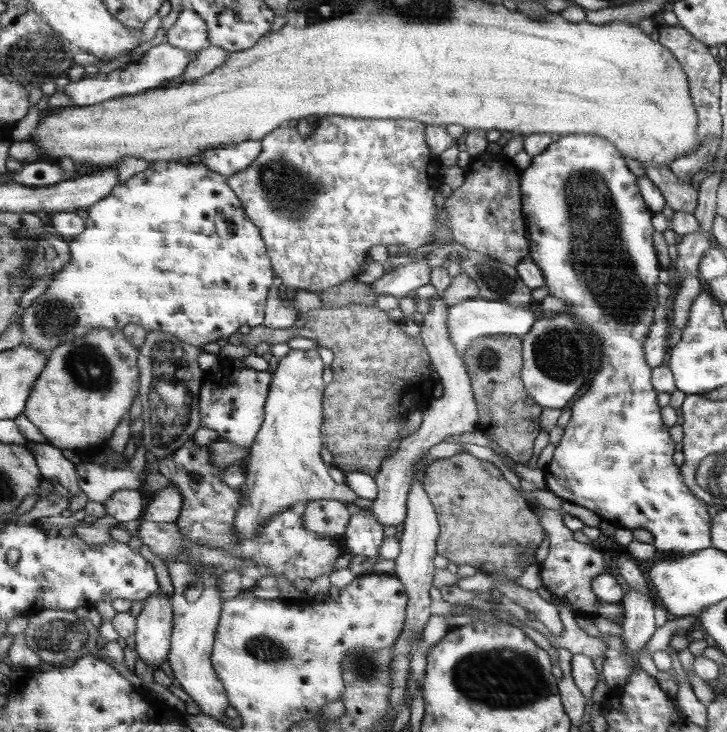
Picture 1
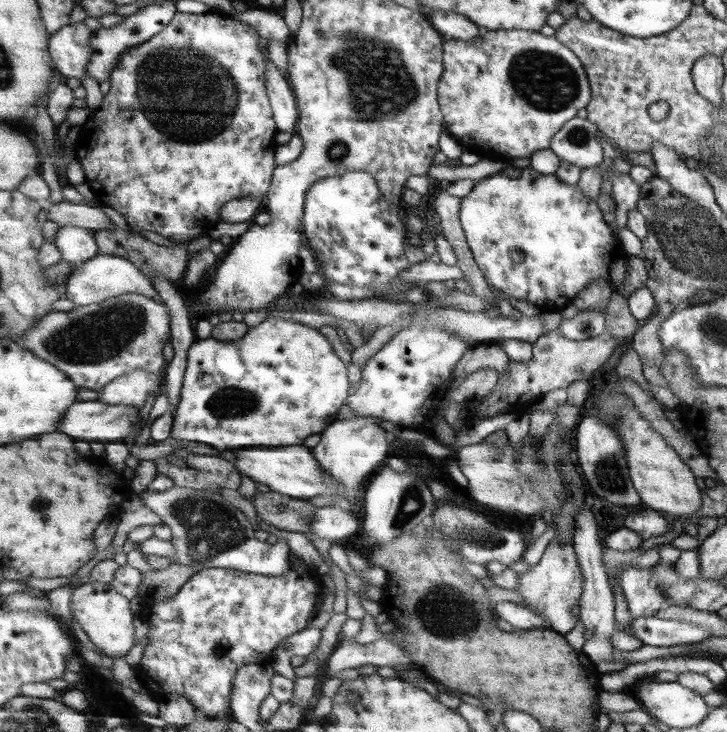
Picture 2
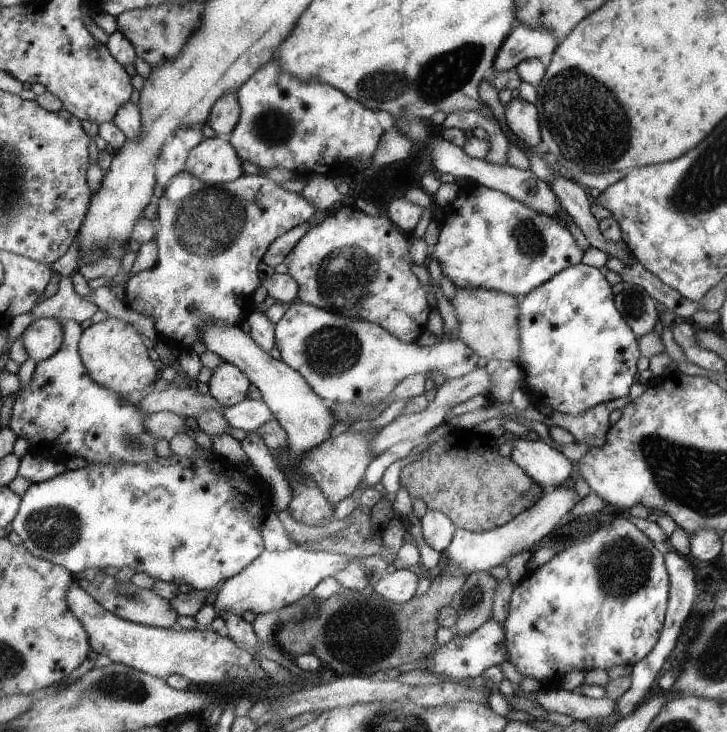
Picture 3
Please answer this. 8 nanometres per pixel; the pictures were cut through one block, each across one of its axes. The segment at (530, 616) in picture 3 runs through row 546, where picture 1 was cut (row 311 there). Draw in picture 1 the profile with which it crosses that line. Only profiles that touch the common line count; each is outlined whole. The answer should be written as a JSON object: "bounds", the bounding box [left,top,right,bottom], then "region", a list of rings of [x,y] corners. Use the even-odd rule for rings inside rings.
{"bounds":[520,134,711,557],"region":[[[569,134],[560,136],[556,142],[551,142],[541,154],[531,159],[531,163],[521,172],[520,181],[520,205],[523,209],[523,219],[528,238],[528,255],[531,260],[540,268],[544,275],[544,286],[547,294],[558,298],[564,302],[567,312],[585,330],[587,334],[593,336],[594,344],[598,352],[597,372],[591,380],[588,390],[583,393],[569,409],[570,417],[568,423],[562,428],[563,435],[560,441],[554,446],[552,459],[544,469],[544,482],[555,496],[559,496],[563,501],[583,506],[591,510],[601,520],[609,521],[615,528],[643,528],[653,536],[653,546],[655,555],[663,557],[682,557],[690,552],[703,550],[711,547],[709,544],[709,516],[707,516],[707,504],[701,502],[697,497],[685,488],[684,481],[680,477],[680,469],[672,461],[673,442],[669,440],[667,426],[663,426],[661,416],[659,416],[659,406],[655,402],[655,388],[651,384],[652,368],[647,364],[643,352],[643,343],[649,334],[653,314],[657,308],[657,294],[655,294],[655,284],[657,284],[657,272],[659,263],[655,248],[651,244],[651,212],[647,210],[648,205],[644,203],[637,188],[635,175],[627,169],[623,157],[617,152],[616,146],[609,143],[605,138],[594,135]]]}

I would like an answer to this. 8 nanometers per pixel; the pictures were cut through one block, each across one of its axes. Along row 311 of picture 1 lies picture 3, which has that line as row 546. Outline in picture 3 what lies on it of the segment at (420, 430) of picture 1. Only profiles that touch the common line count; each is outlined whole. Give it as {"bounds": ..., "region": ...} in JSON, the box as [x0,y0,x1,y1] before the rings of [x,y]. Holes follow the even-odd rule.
{"bounds":[420,509,456,553],"region":[[[429,509],[420,519],[420,527],[425,544],[439,553],[447,548],[456,529],[448,516]]]}

